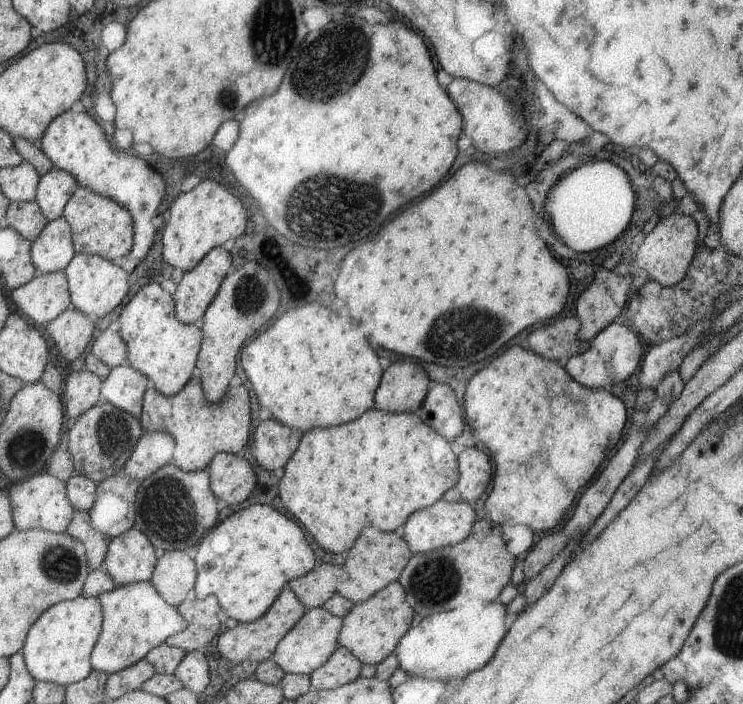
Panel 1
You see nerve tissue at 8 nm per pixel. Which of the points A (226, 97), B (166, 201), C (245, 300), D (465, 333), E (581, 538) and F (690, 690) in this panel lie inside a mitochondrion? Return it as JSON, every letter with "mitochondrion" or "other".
{"A":"mitochondrion","B":"other","C":"mitochondrion","D":"mitochondrion","E":"other","F":"other"}

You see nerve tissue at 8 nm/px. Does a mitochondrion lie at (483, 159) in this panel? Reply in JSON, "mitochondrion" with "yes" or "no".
{"mitochondrion":"no"}

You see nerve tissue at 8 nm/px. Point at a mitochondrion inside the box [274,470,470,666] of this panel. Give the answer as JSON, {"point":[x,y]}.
{"point":[434,582]}

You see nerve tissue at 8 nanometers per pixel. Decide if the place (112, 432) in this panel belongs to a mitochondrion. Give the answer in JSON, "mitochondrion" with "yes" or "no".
{"mitochondrion":"yes"}

